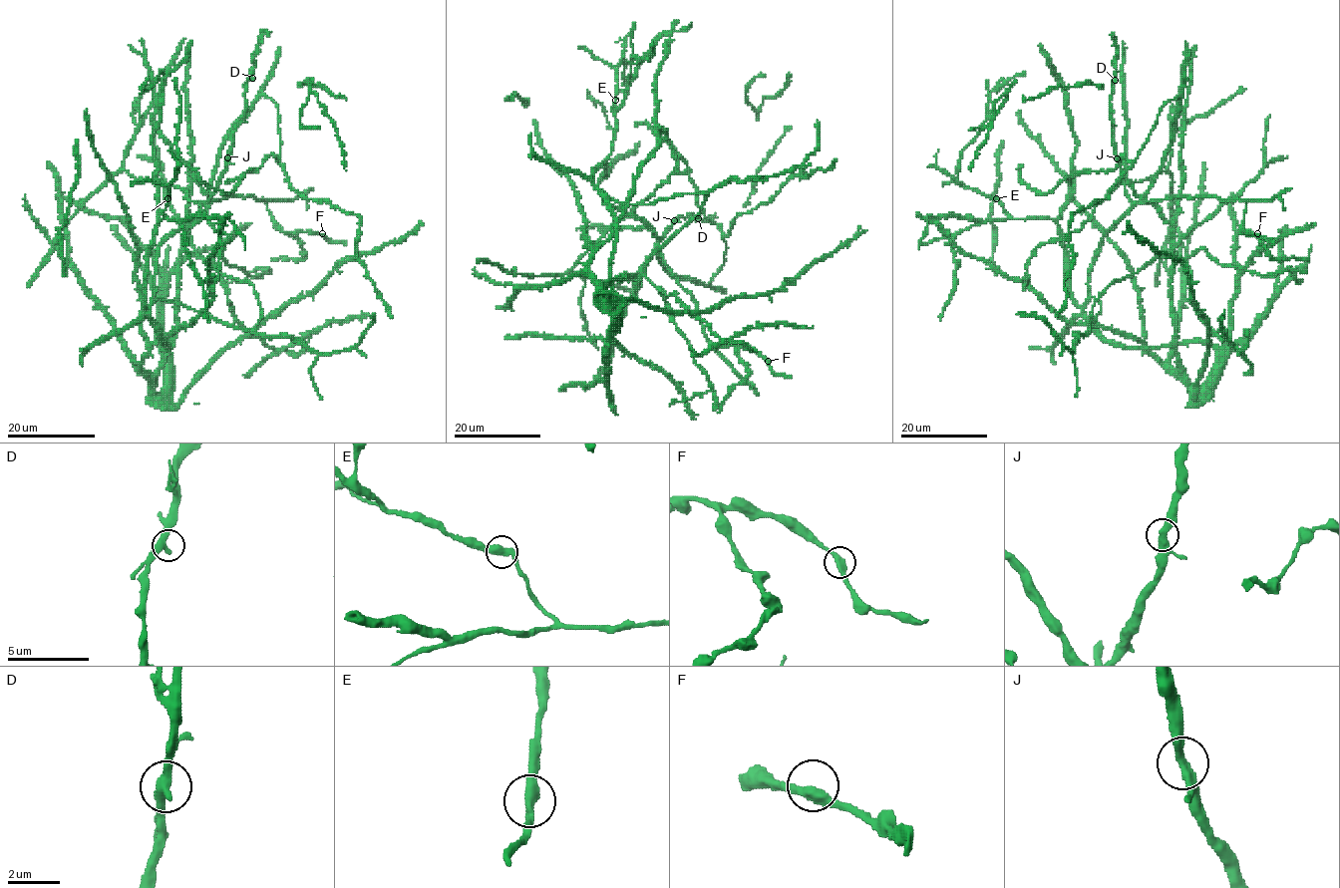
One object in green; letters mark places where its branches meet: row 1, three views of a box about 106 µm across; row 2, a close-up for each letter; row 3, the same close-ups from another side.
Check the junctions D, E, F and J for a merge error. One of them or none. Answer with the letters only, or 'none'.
none

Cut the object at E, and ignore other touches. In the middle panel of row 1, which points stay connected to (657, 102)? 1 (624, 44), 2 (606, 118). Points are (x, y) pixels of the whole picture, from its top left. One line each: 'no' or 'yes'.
1: no
2: no

